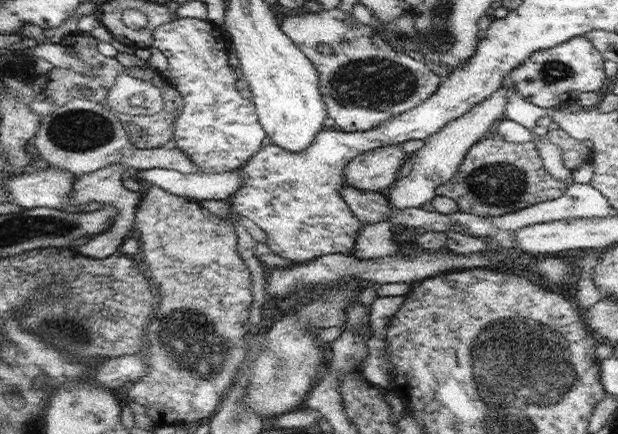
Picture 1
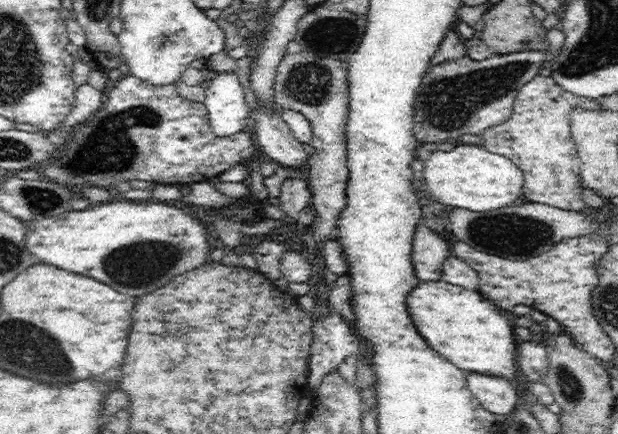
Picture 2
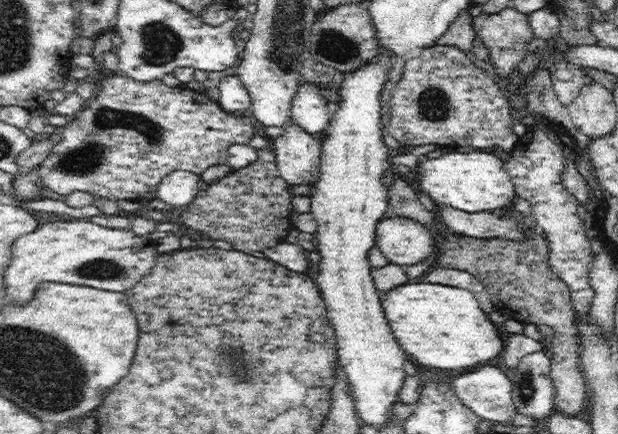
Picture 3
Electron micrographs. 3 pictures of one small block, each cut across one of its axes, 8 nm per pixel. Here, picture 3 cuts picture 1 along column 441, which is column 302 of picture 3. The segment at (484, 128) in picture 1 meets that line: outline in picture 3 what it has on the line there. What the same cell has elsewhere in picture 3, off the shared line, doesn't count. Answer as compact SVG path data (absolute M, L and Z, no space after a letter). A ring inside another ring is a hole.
M288 119L283 136L271 140L277 169L289 185L313 186L320 178L321 137L312 136Z

